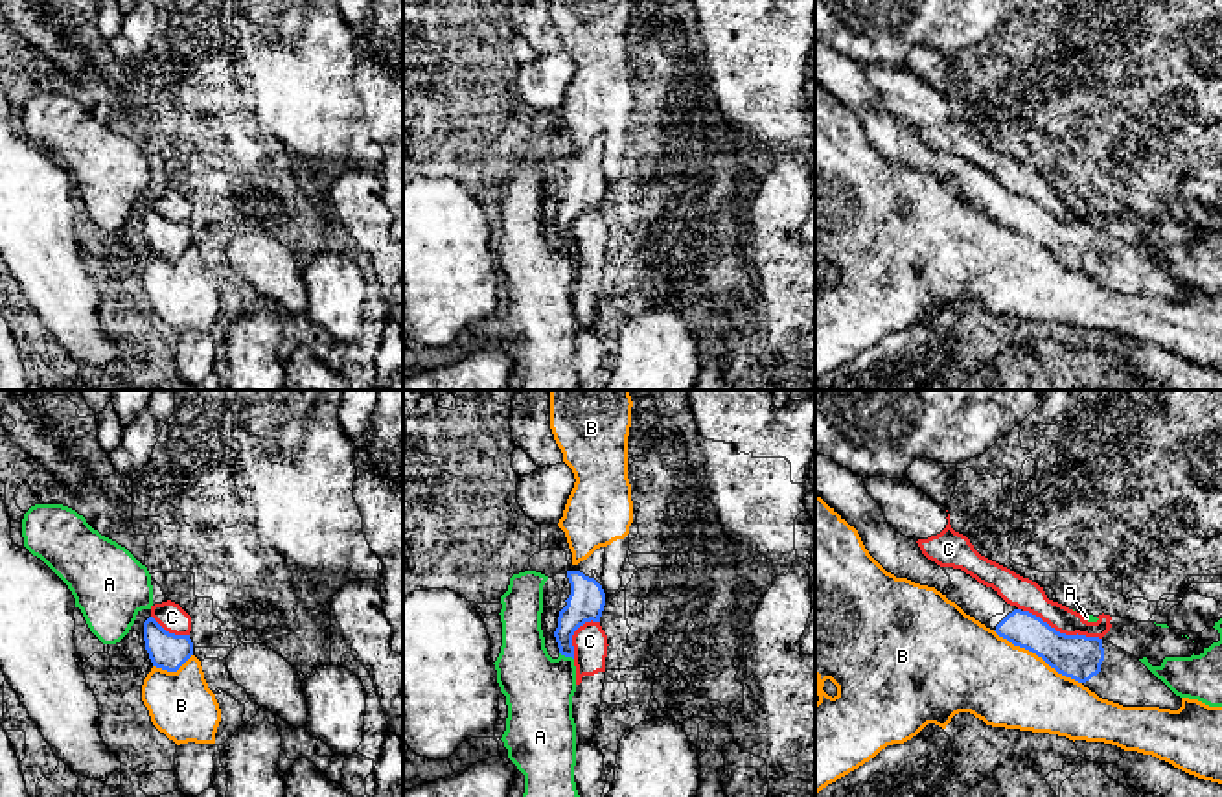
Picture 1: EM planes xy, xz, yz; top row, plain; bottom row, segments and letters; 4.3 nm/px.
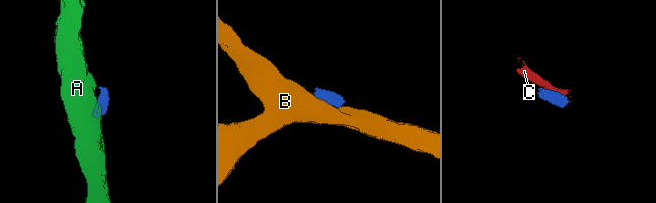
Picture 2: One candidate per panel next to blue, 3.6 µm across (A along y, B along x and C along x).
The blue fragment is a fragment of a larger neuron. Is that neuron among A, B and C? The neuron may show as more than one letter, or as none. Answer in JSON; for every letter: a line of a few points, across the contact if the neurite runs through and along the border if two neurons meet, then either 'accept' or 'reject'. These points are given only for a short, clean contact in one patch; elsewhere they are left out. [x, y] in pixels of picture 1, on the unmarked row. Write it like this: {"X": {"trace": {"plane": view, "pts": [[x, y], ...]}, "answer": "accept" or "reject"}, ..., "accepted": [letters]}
{"A": {"trace": {"plane": "xz", "pts": [[560, 240], [573, 247]]}, "answer": "reject"}, "B": {"trace": {"plane": "yz", "pts": [[992, 218], [1014, 232], [1035, 240], [1059, 260], [1081, 271]]}, "answer": "reject"}, "C": {"trace": {"plane": "yz", "pts": [[1024, 197], [1038, 203], [1060, 219], [1097, 223], [1101, 227]]}, "answer": "reject"}, "accepted": []}

